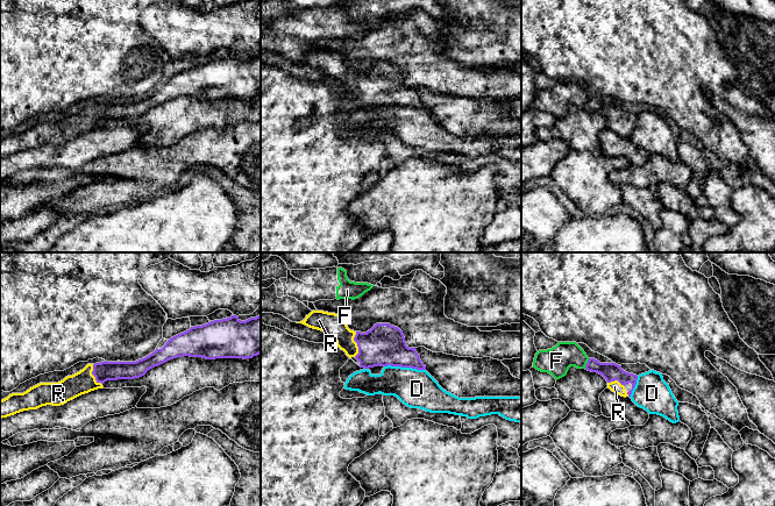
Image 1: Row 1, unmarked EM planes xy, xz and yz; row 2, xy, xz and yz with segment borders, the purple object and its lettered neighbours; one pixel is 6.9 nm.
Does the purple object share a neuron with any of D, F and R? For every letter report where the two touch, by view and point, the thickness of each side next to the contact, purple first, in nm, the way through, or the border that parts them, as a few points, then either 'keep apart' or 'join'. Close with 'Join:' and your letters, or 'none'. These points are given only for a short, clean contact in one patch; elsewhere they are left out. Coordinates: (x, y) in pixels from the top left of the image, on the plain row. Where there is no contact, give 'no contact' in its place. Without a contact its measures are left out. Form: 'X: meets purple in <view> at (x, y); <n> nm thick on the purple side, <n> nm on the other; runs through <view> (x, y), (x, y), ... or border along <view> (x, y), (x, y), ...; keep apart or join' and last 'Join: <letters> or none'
D: meets purple in xz at (405, 106); 280 nm thick on the purple side, 280 nm on the other; keep apart
F: meets purple in yz at (587, 102); 130 nm thick on the purple side, 190 nm on the other; keep apart
R: meets purple in xz at (357, 84); 280 nm thick on the purple side, 160 nm on the other; runs through xz (384, 84), (357, 84), (350, 82), (333, 64); join
Join: R

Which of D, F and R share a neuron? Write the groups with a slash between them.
D / F / R

